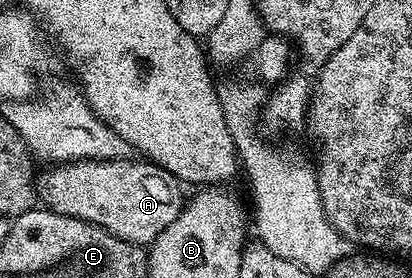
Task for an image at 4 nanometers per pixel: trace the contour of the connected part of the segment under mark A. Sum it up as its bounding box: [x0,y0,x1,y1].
[36,159,183,247]

